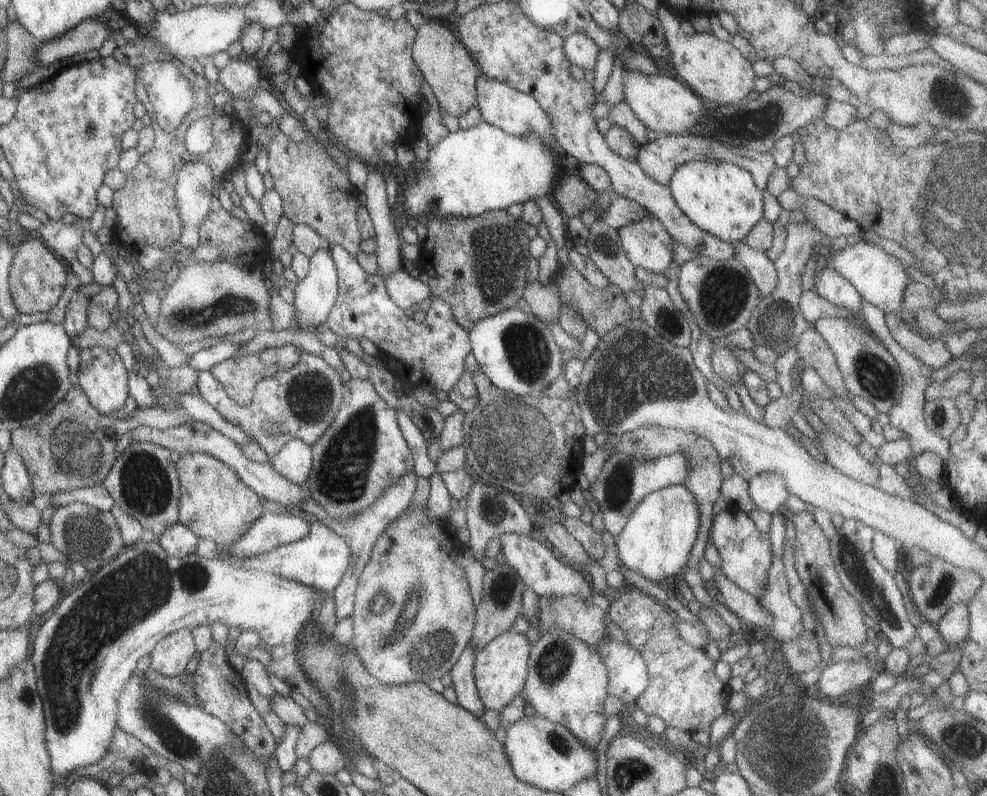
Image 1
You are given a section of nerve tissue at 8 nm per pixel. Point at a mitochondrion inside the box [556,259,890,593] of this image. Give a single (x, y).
(637, 371)

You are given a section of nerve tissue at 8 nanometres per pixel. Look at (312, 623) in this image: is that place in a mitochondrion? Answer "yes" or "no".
no

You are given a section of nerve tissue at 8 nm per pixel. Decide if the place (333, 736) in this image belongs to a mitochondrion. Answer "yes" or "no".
no

